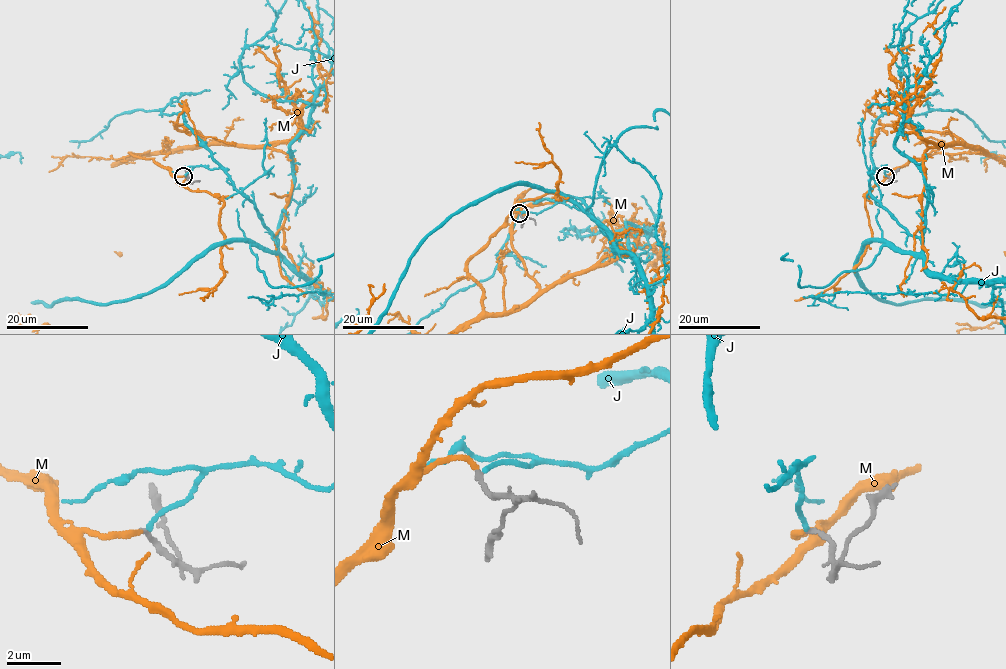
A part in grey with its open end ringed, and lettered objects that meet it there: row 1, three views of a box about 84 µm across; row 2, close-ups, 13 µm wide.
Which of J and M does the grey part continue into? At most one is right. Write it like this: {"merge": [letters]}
{"merge": ["M"]}

